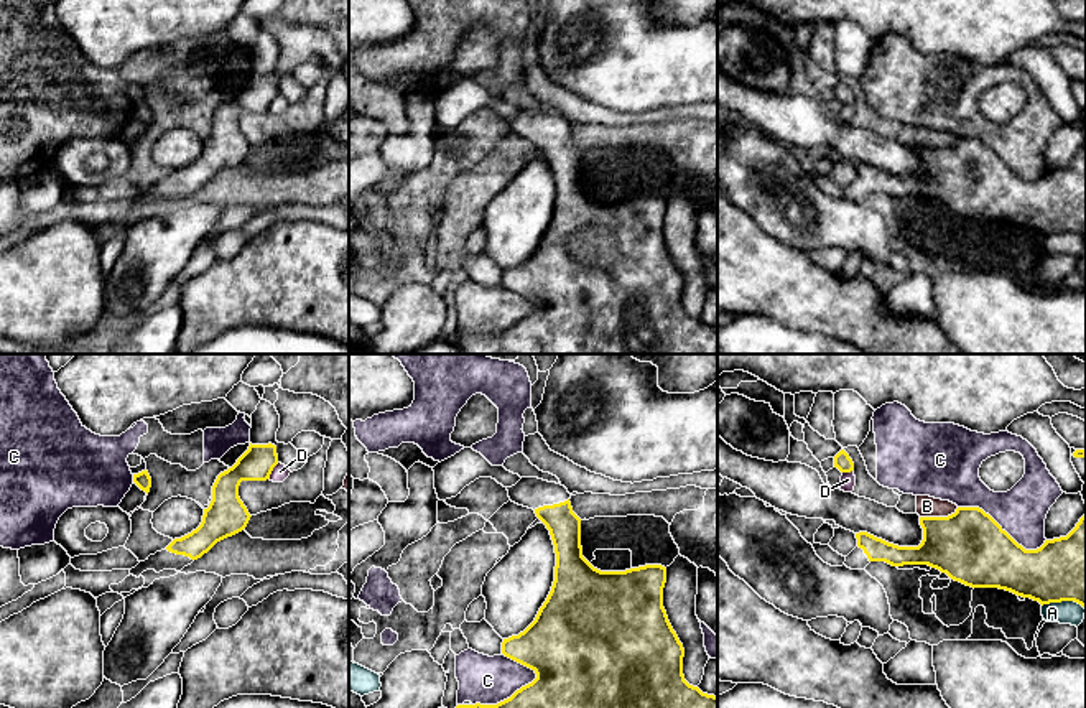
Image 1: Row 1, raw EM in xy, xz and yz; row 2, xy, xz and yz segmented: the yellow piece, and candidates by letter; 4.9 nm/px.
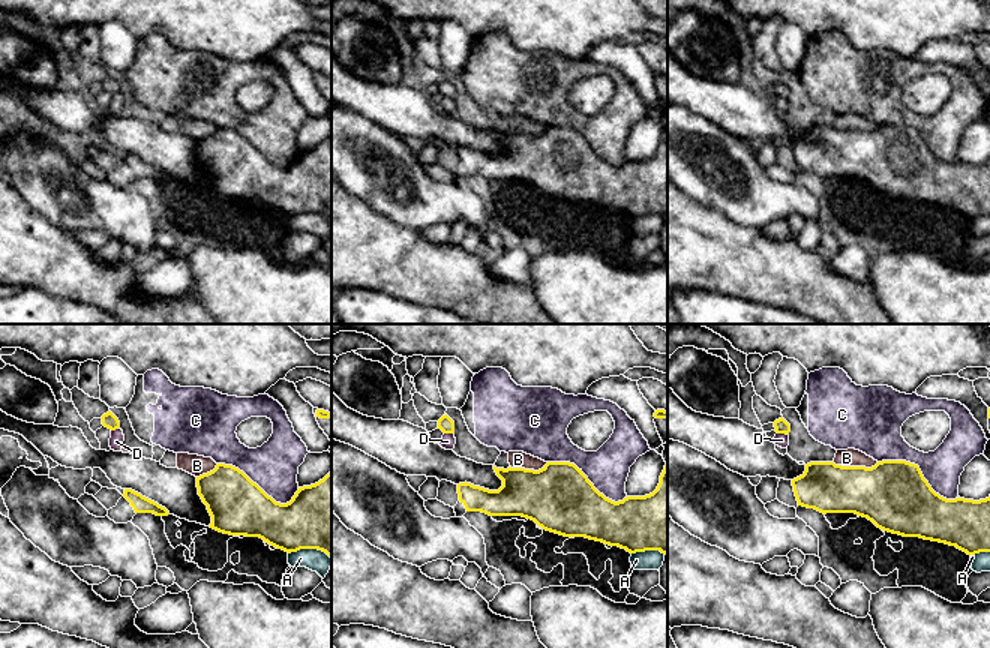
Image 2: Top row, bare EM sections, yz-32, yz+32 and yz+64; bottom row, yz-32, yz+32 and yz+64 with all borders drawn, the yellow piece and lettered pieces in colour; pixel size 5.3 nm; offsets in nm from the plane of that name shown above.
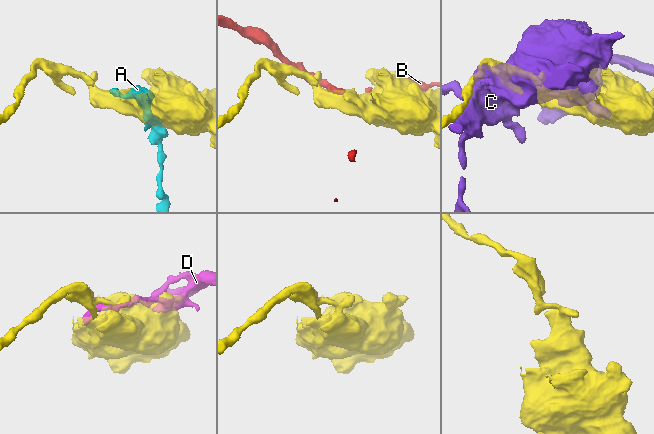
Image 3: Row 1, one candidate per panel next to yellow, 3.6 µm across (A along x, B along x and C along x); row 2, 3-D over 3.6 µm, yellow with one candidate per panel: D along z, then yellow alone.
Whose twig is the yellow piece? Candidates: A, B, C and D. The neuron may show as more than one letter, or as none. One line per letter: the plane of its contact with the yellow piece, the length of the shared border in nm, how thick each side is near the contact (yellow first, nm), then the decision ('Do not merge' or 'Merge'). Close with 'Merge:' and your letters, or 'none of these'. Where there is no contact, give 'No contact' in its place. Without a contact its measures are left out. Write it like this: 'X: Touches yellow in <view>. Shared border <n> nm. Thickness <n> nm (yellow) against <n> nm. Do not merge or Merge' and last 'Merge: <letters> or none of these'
A: Touches yellow in yz. Shared border 220 nm. Thickness 360 nm (yellow) against 110 nm. Do not merge
B: Touches yellow in yz. Shared border 200 nm. Thickness 360 nm (yellow) against 100 nm. Do not merge
C: Touches yellow in xz. Shared border 360 nm. Thickness 440 nm (yellow) against 240 nm. Do not merge
D: Touches yellow in xy. Shared border 90 nm. Thickness 160 nm (yellow) against 80 nm. Do not merge
Merge: none of these

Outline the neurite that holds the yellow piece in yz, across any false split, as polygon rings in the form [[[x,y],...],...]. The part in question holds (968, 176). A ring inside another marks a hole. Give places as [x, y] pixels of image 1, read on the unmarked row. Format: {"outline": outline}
{"outline": [[[958,138],[948,148],[920,148],[920,156],[923,171],[918,178],[898,178],[867,163],[856,165],[857,178],[844,196],[851,201],[864,201],[870,193],[928,196],[971,219],[1005,221],[1042,237],[1074,232],[1086,240],[1086,145],[1066,168],[1045,171],[1037,181],[1025,181],[979,138]]]}

